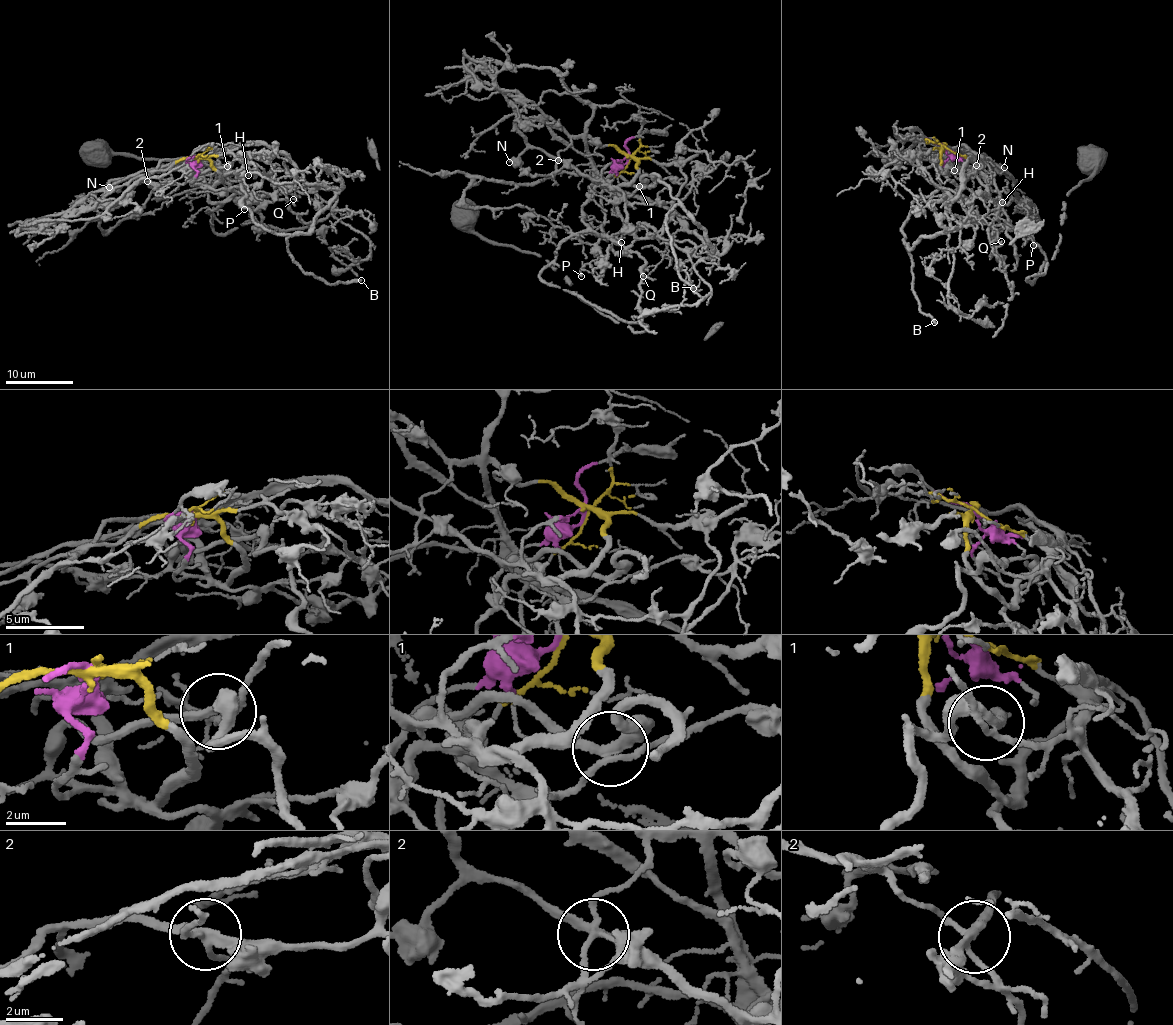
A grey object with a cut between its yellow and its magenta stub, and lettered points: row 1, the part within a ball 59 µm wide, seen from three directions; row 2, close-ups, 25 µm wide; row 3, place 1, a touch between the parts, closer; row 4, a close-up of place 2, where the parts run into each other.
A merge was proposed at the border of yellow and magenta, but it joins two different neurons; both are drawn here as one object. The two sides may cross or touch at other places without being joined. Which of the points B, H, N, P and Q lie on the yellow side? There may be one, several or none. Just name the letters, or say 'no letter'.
H, P, Q

